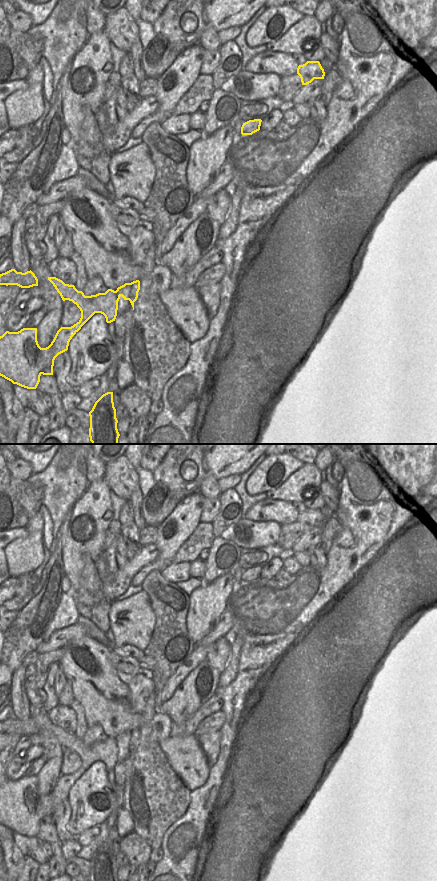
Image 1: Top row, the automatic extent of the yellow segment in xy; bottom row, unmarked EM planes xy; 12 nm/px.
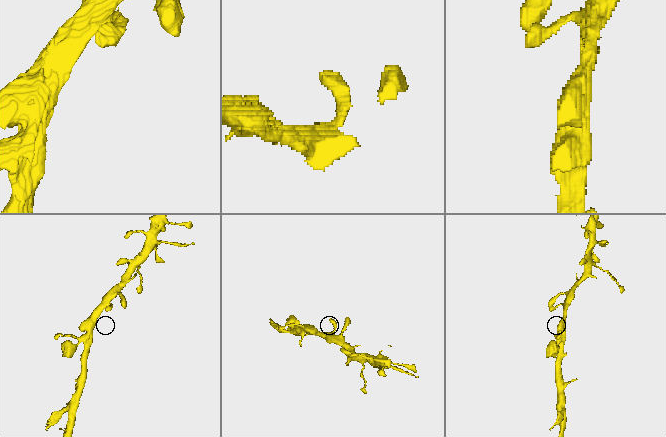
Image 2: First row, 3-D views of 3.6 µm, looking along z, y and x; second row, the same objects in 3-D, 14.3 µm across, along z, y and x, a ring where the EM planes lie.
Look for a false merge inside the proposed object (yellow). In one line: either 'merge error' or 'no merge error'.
no merge error

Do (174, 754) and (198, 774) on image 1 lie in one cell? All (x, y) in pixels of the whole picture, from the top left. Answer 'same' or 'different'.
same

